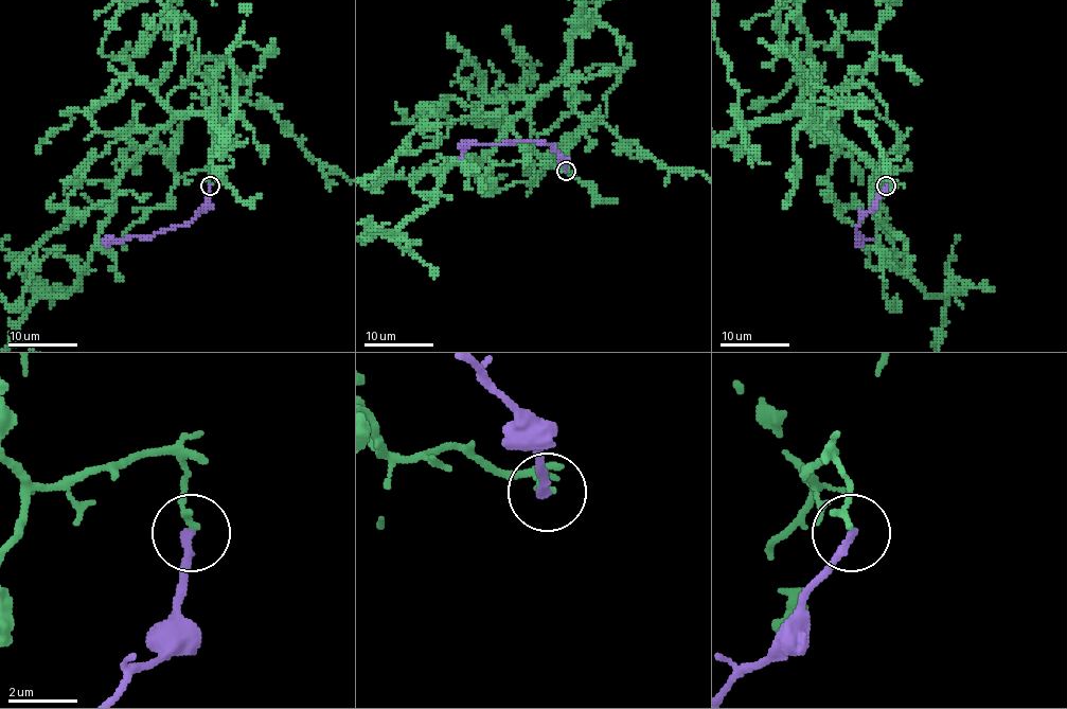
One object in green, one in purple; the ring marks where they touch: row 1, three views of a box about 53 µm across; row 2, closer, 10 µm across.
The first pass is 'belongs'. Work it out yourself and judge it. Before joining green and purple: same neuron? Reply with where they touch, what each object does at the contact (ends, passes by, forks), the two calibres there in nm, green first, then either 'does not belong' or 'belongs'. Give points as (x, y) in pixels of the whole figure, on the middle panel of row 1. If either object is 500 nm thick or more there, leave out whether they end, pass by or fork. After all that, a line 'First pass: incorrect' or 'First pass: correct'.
(566, 171) | green ends | purple ends | 190/200 nm | does not belong
First pass: incorrect

